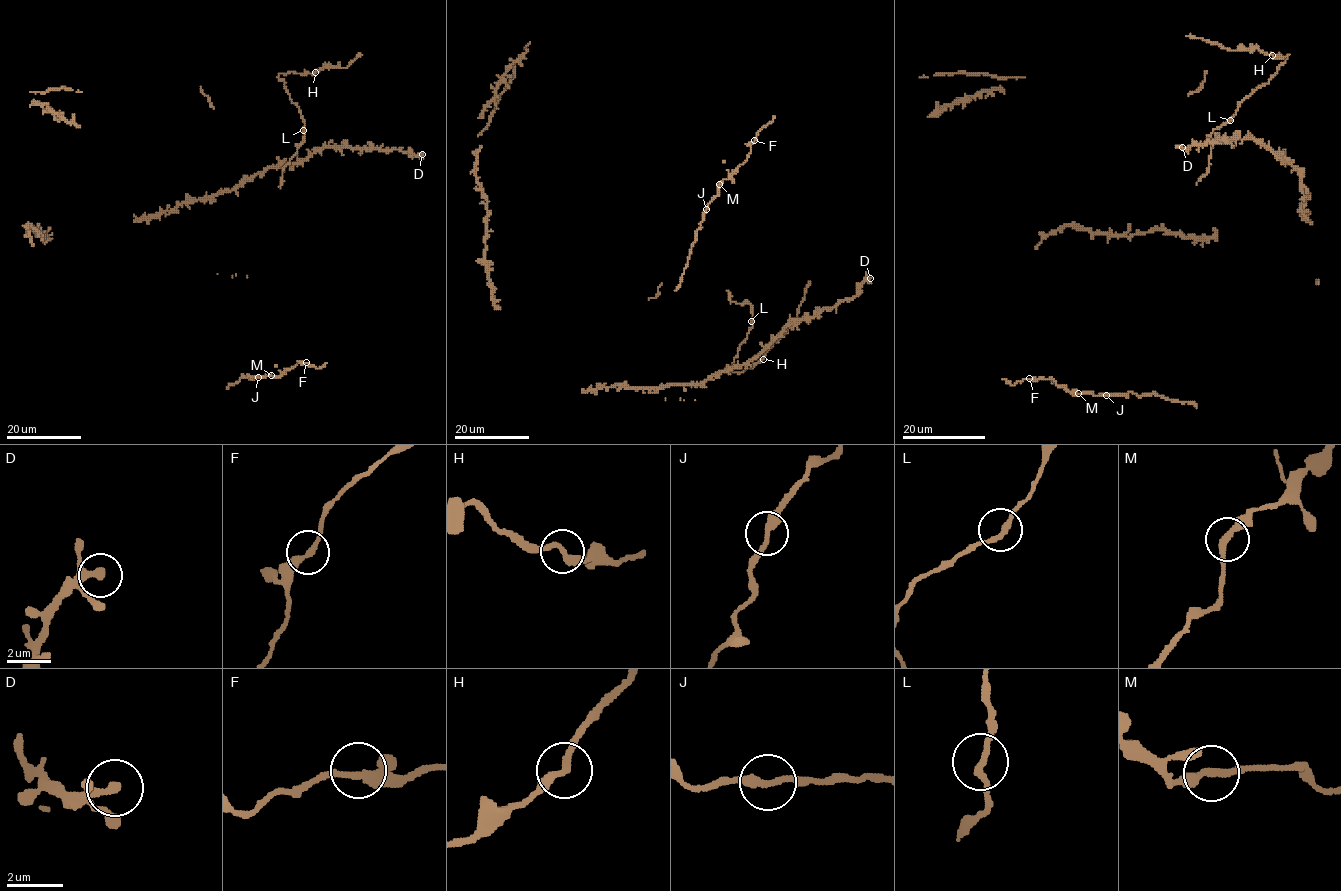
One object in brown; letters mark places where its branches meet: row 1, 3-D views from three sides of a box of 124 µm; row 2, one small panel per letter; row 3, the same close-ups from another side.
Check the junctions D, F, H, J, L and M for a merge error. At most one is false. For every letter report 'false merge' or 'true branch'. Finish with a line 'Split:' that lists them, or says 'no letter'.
D: true branch
F: true branch
H: true branch
J: true branch
L: true branch
M: true branch
Split: no letter

